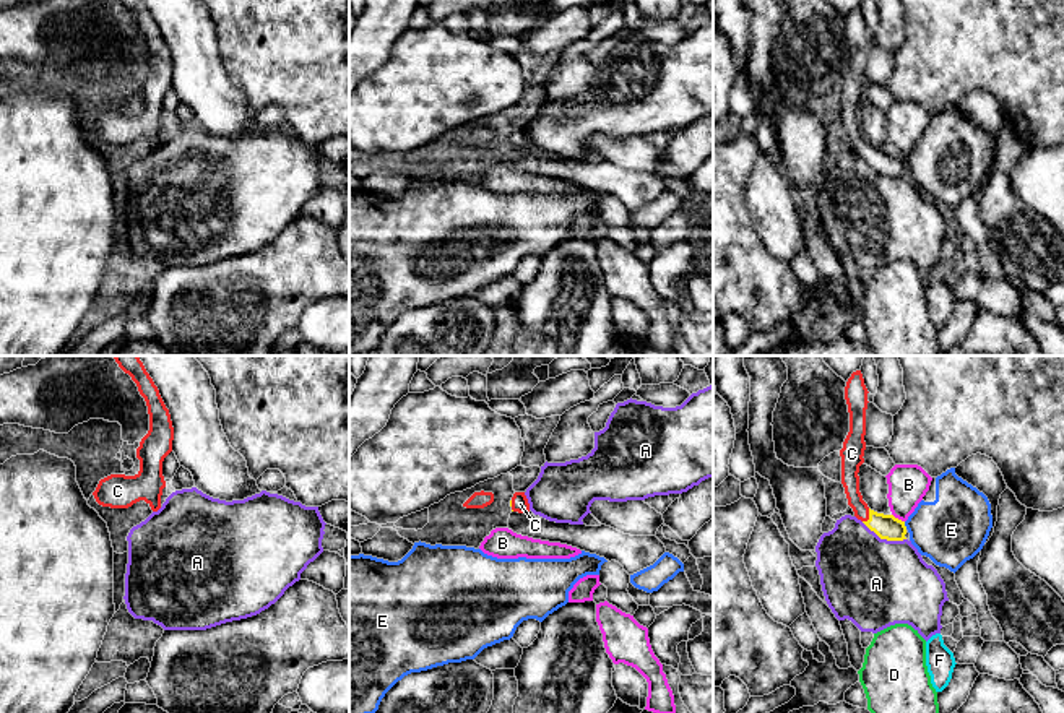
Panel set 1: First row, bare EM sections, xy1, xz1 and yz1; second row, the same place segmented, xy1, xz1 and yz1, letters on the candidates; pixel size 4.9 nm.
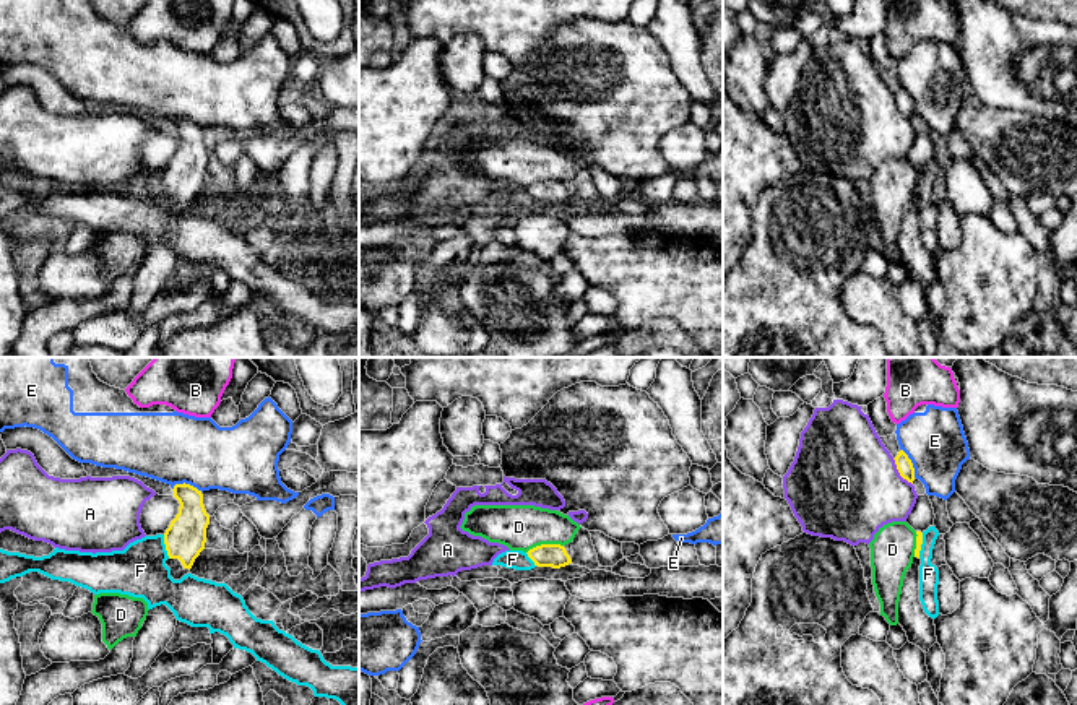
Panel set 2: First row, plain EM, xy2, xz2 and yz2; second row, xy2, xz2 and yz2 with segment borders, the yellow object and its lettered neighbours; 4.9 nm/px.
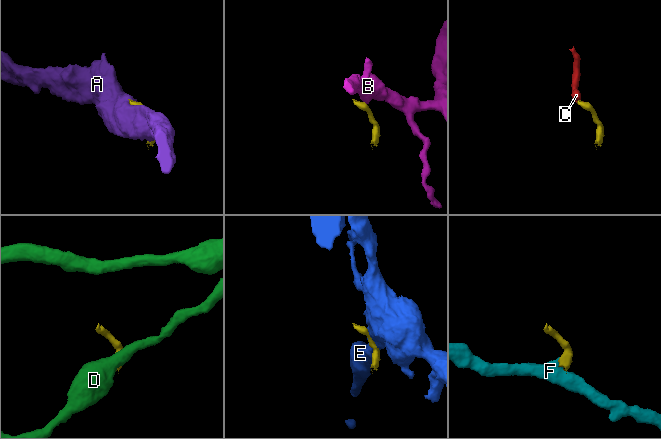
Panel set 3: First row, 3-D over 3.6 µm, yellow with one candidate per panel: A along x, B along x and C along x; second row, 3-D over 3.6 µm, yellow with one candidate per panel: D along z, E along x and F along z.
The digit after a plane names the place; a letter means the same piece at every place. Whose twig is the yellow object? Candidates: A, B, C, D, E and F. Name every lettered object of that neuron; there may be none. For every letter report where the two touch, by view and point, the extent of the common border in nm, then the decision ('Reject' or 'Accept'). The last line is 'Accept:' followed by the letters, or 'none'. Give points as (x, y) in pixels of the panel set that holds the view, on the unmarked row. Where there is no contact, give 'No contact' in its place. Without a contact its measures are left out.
A: Touches yellow at yz1 (884, 174). Shared border 240 nm. Reject
B: Touches yellow at yz1 (897, 155). Shared border 80 nm. Reject
C: Touches yellow at yz1 (869, 153). Shared border 80 nm. Accept
D: Touches yellow at xz2 (544, 181). Shared border 190 nm. Reject
E: Touches yellow at xy2 (187, 121). Shared border 150 nm. Reject
F: Touches yellow at xy2 (166, 182). Shared border 120 nm. Reject
Accept: C

